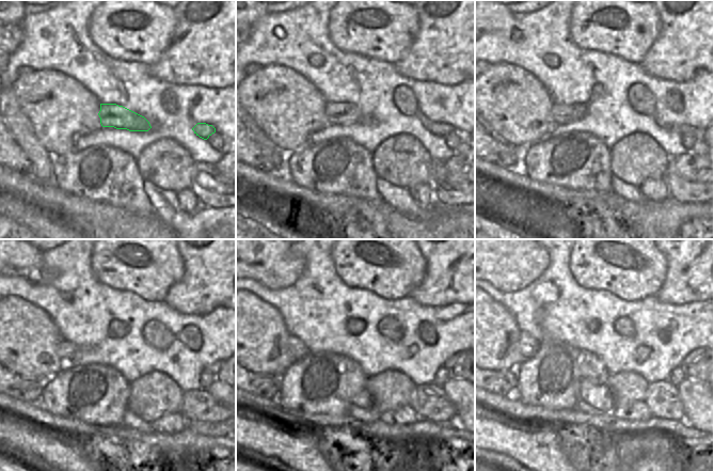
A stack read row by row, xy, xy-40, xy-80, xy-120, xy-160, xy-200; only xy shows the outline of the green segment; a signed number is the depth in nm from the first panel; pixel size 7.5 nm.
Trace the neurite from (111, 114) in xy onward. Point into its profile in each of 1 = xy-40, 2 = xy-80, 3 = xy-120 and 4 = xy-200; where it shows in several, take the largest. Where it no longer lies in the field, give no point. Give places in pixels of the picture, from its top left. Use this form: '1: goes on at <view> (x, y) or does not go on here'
1: goes on at xy-40 (337, 113)
2: goes on at xy-80 (561, 114)
3: goes on at xy-120 (65, 348)
4: goes on at xy-200 (527, 345)

